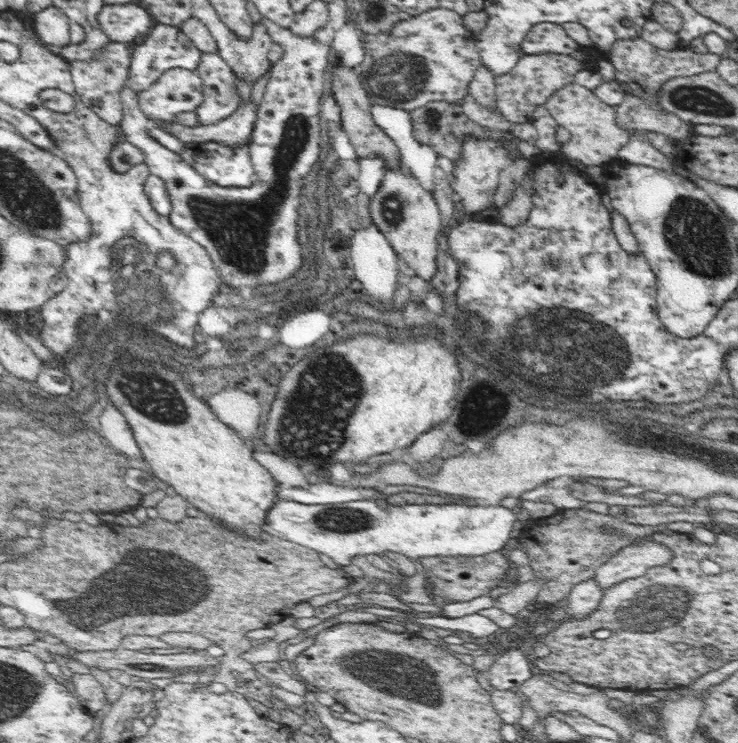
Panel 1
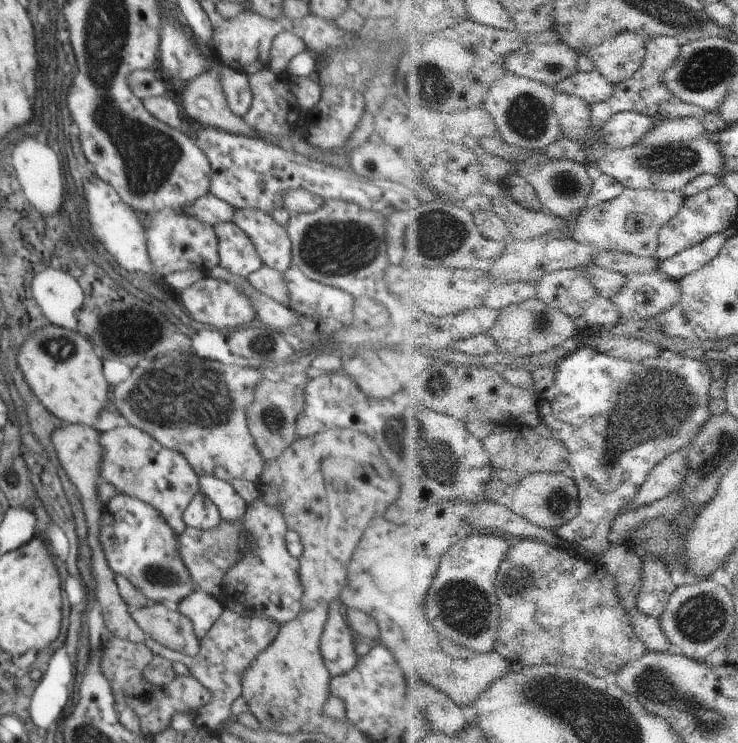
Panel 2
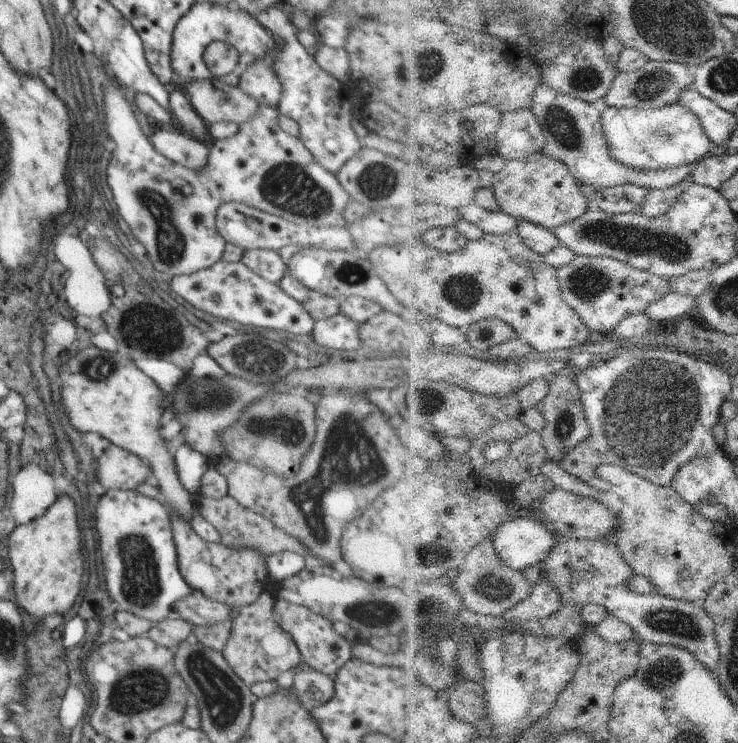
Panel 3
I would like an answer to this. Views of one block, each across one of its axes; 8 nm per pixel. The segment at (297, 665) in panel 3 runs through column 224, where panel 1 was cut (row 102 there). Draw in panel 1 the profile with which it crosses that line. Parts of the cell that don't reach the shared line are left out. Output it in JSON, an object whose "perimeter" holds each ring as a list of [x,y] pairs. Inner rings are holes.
{"perimeter":[[[634,36],[616,40],[609,50],[609,61],[616,69],[615,80],[626,93],[629,92],[645,102],[649,102],[658,110],[663,110],[662,105],[658,103],[658,92],[660,86],[670,78],[676,76],[692,76],[698,73],[714,71],[718,63],[722,60],[720,54],[698,54],[690,48],[664,50],[648,44],[641,36]]]}

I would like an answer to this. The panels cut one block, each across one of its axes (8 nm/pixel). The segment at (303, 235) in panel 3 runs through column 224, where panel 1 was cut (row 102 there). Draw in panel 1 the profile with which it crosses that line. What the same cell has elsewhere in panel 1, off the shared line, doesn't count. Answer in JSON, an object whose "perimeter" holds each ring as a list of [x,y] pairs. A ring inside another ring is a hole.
{"perimeter":[[[202,53],[196,71],[203,86],[203,101],[195,110],[198,125],[216,124],[238,110],[235,72],[218,53]]]}

